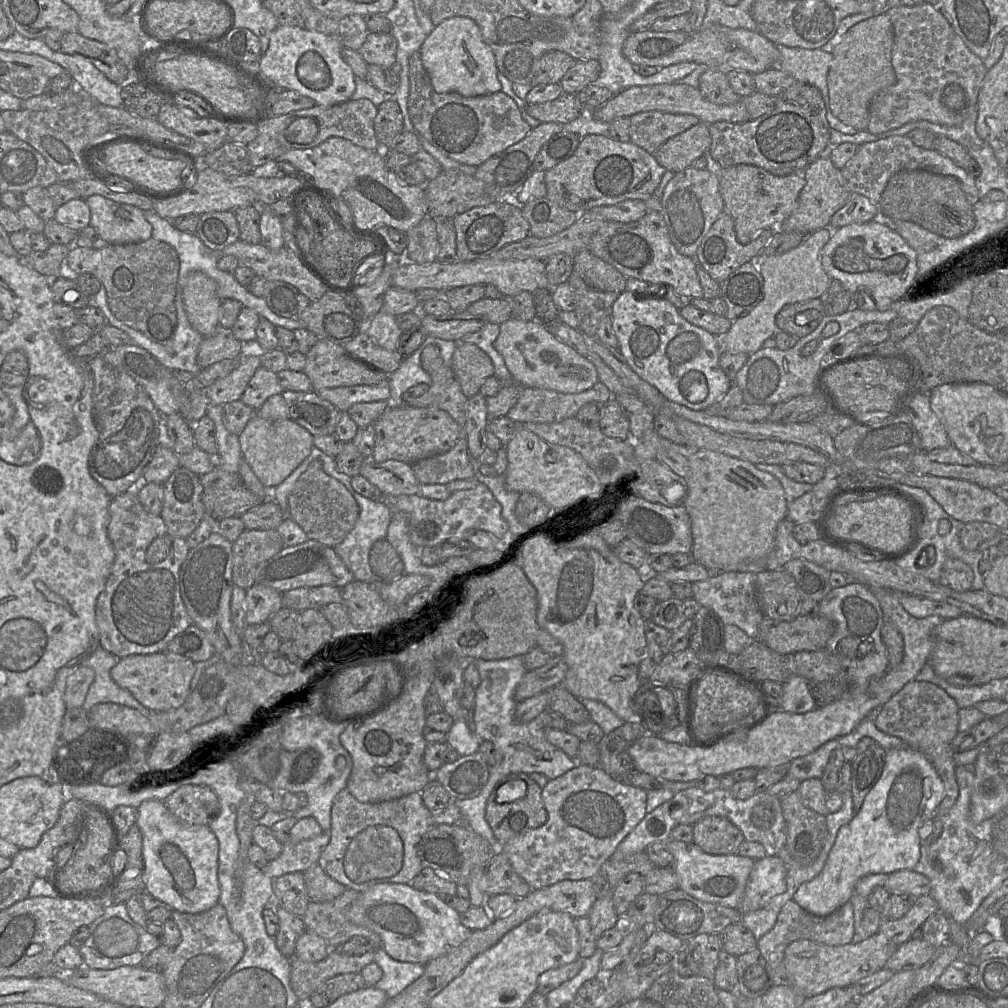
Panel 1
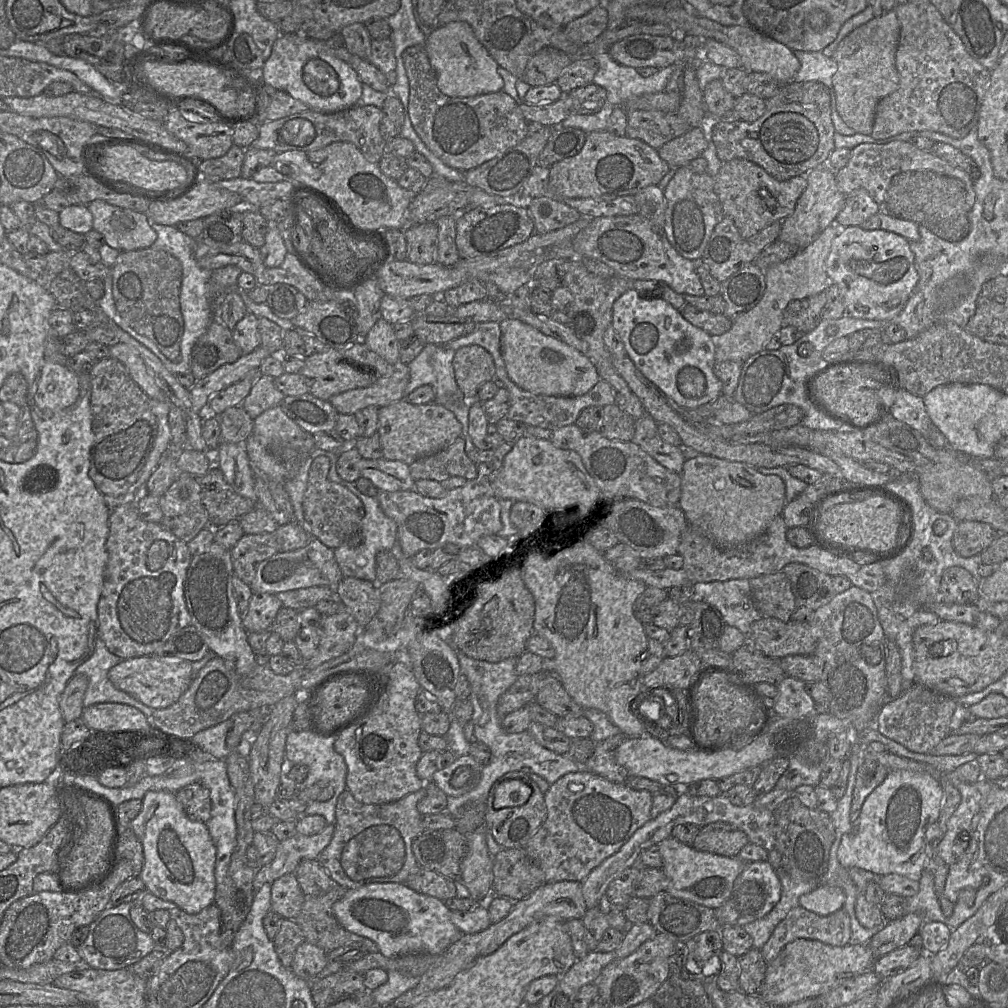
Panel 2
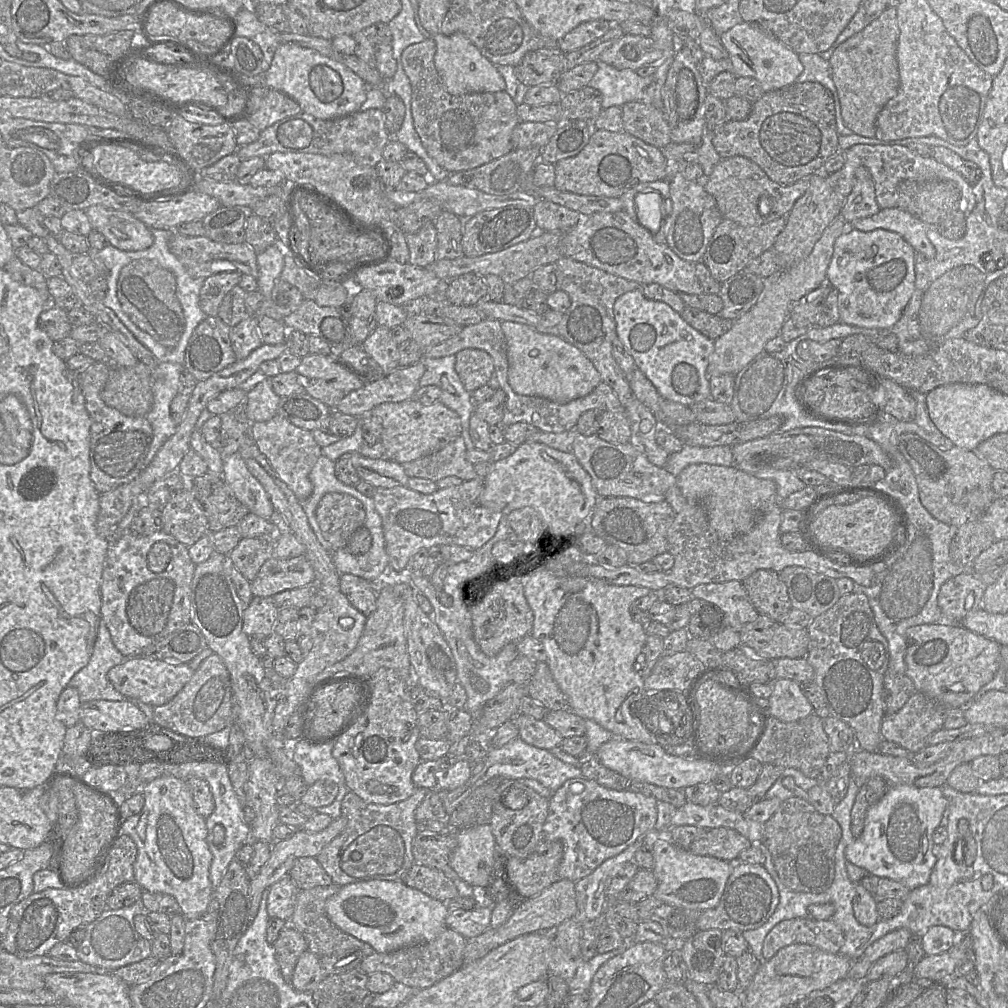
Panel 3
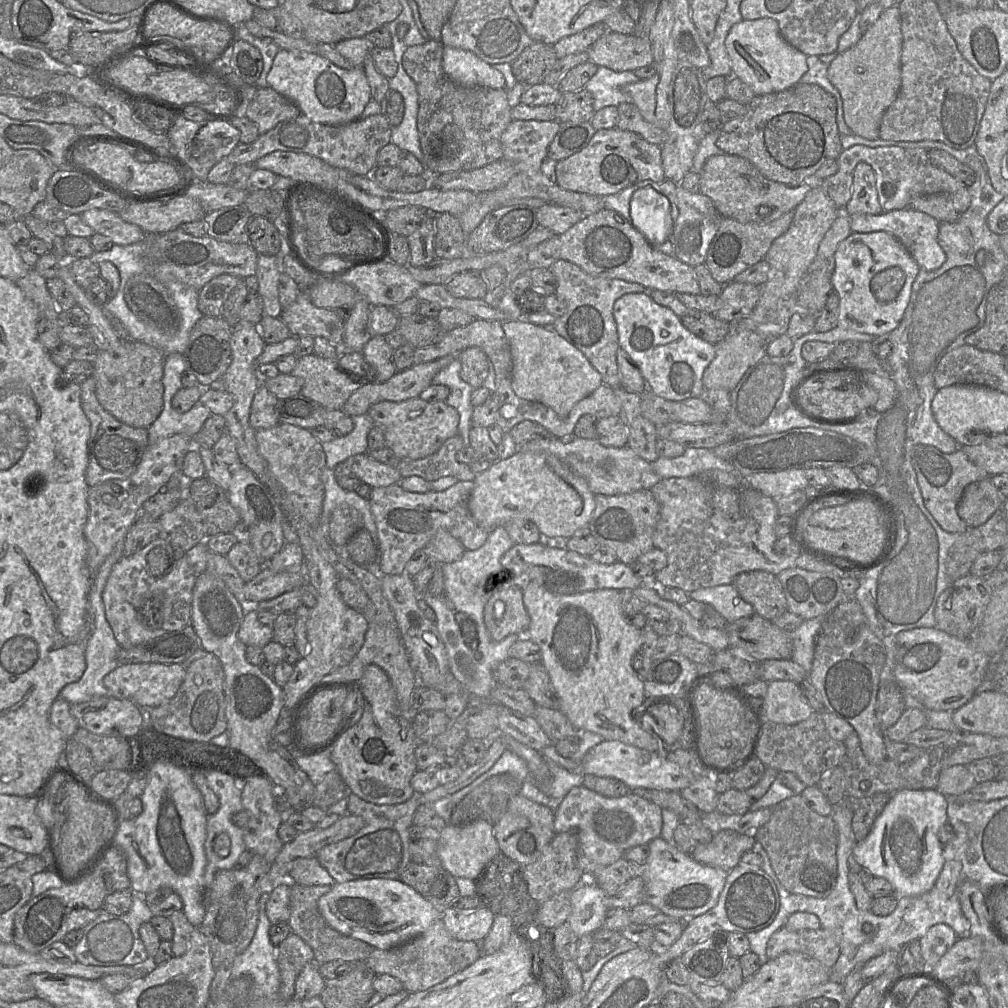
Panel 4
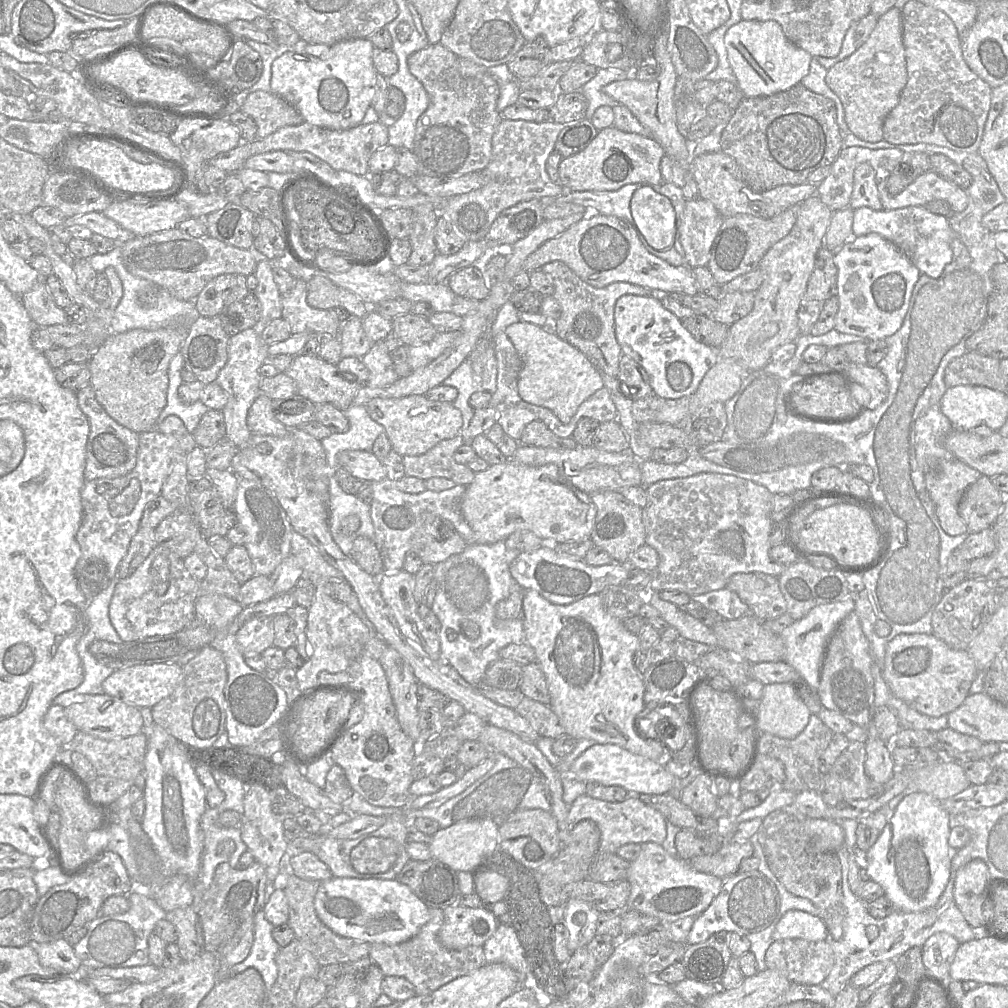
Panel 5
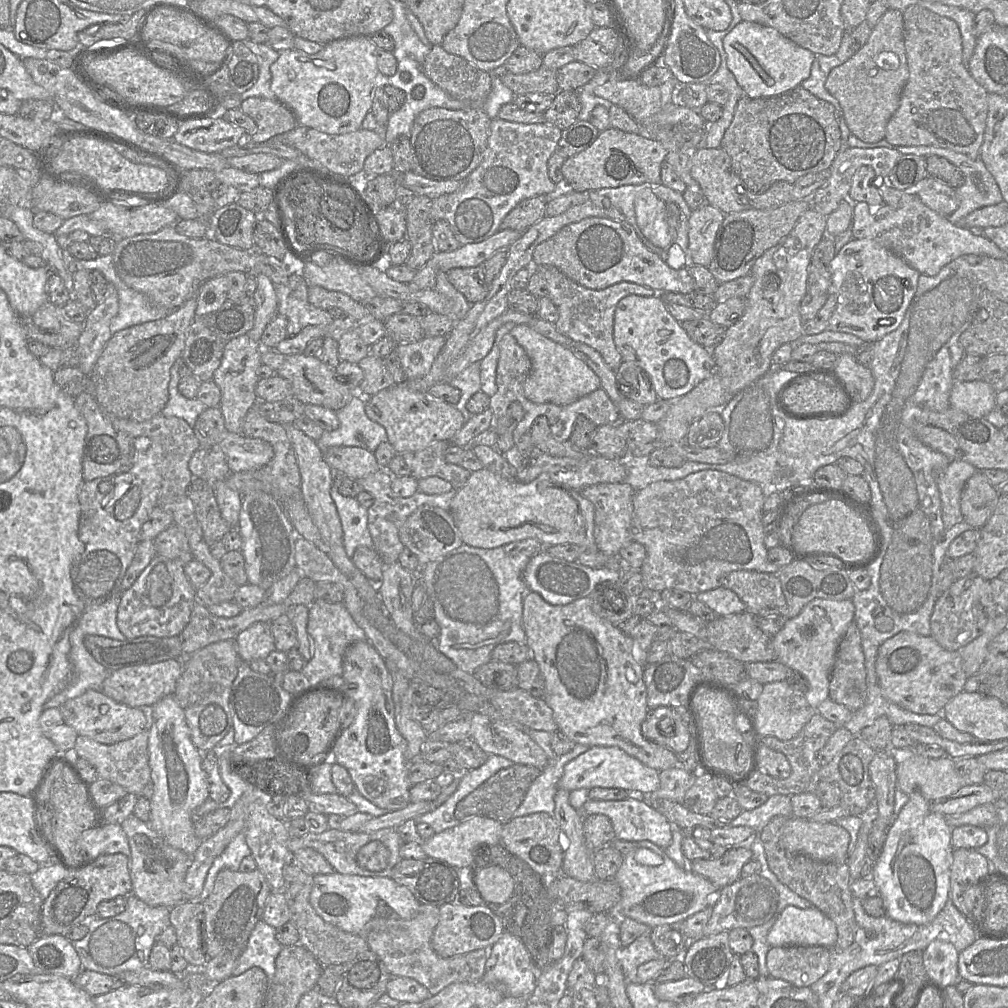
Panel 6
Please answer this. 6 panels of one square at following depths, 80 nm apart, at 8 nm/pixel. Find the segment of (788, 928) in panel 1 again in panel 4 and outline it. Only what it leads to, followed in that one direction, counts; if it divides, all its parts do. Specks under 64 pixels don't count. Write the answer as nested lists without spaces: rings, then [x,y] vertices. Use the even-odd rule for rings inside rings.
[[[784,926],[771,935],[766,953],[772,960],[788,952],[812,957],[831,970],[839,958],[840,946],[834,934],[822,927],[791,931]]]

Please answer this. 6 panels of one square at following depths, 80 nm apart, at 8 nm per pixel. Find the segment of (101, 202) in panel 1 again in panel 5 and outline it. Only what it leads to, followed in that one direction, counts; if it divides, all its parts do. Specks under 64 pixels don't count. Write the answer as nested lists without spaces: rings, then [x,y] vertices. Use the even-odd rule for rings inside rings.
[[[89,212],[73,217],[66,217],[64,226],[69,227],[73,225],[84,226],[90,229],[93,234],[110,238],[116,243],[126,243],[136,237],[132,232],[119,226],[102,212]]]

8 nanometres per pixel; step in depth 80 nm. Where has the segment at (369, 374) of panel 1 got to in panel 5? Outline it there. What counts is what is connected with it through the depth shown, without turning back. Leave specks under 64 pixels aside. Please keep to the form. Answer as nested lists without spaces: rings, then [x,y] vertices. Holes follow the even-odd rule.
[[[296,355],[290,366],[285,370],[287,376],[296,383],[296,392],[314,404],[331,404],[345,411],[353,404],[353,399],[362,385],[352,372],[341,372],[336,365],[330,364],[318,356]]]

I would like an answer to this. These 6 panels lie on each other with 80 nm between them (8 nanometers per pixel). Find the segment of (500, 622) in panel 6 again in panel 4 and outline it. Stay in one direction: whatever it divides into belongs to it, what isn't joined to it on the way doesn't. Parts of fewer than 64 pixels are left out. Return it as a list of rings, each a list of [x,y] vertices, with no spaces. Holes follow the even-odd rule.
[[[505,526],[490,531],[485,543],[476,550],[466,550],[461,559],[441,564],[444,575],[445,596],[432,599],[426,592],[420,593],[436,614],[435,625],[445,645],[449,666],[454,677],[461,682],[469,696],[488,700],[492,689],[498,685],[494,679],[494,669],[509,657],[510,647],[525,635],[511,634],[501,641],[491,638],[484,623],[484,607],[490,591],[507,578],[507,570],[501,564],[501,557],[514,545]],[[471,620],[476,624],[476,635],[467,639],[462,632],[462,621]]]

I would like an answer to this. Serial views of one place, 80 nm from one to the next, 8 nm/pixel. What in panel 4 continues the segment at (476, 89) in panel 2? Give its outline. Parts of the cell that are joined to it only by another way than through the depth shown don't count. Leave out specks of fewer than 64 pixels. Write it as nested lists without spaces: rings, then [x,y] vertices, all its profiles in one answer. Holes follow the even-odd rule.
[[[444,46],[442,67],[452,81],[463,87],[505,87],[504,76],[468,50]]]

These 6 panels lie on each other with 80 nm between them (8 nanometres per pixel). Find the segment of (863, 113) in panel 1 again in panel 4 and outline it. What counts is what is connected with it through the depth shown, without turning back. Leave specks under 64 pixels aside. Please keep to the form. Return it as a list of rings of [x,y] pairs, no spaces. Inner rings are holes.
[[[898,6],[883,10],[877,21],[861,36],[860,40],[848,50],[838,54],[829,64],[828,79],[838,90],[843,102],[844,120],[854,135],[868,140],[879,138],[882,116],[896,100],[901,87],[902,32]]]

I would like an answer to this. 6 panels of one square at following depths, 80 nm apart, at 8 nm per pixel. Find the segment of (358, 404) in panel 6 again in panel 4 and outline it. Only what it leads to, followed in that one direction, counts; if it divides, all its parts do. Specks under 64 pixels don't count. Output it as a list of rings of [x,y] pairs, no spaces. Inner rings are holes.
[[[368,414],[350,416],[354,422],[353,430],[341,437],[322,443],[326,456],[326,467],[334,467],[355,454],[368,453],[367,436],[374,423]]]

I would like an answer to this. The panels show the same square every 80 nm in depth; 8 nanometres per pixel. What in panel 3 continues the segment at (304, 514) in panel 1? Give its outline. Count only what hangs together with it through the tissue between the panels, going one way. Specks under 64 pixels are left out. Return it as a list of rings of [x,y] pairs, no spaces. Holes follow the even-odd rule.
[[[340,492],[326,493],[316,509],[323,537],[333,550],[345,548],[350,536],[365,522],[363,504],[355,497]]]

